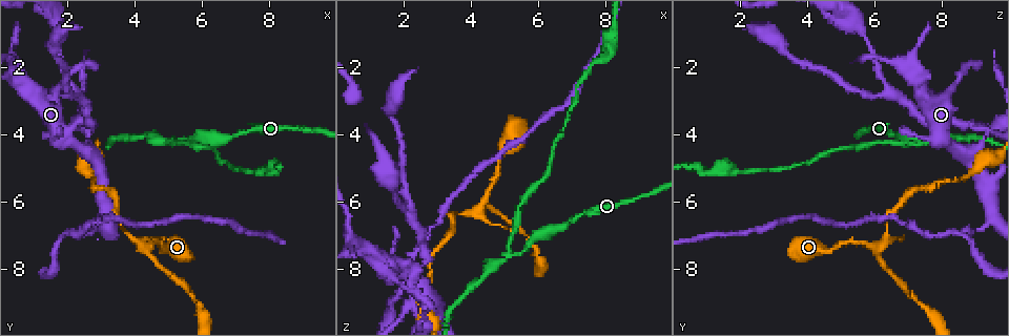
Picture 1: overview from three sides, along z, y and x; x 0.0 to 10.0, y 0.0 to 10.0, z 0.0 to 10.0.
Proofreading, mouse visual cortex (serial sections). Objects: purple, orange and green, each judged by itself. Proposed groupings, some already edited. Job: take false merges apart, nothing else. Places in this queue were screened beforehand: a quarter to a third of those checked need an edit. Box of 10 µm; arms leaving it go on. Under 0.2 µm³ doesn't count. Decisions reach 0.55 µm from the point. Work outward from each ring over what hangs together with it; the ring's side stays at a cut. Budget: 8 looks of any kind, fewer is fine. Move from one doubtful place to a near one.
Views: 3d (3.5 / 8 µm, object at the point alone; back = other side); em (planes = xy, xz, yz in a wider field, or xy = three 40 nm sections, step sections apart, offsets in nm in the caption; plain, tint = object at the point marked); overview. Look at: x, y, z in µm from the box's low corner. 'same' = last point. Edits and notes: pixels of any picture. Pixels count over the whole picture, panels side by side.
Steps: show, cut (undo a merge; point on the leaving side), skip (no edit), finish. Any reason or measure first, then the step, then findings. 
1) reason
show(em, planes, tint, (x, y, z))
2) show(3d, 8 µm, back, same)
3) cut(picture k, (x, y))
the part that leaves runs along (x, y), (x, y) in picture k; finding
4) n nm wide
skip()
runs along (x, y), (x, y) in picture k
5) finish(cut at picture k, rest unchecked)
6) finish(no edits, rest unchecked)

sudden change in width
show(3d, 3.5 µm, (4.40, 7.30, 5.95))

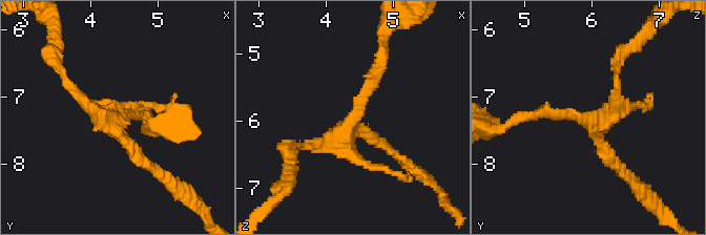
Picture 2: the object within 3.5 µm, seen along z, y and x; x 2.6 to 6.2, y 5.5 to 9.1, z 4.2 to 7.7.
shape alone is not enough
show(em, xy, step 3, tint, (4.40, 7.30, 6.00))

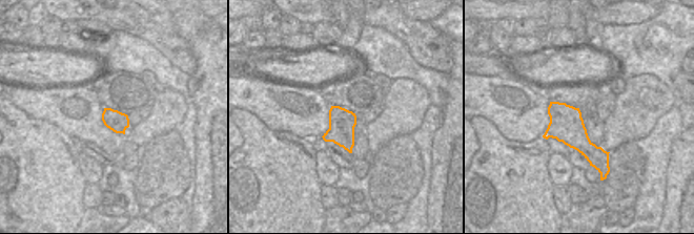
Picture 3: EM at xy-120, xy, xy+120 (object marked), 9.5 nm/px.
skip()
runs along (381, 63), (343, 135), (304, 146) in picture 2; one cell here

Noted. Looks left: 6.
thick turns thin
show(em, xy, step 5, tint, (2.80, 6.80, 9.15))

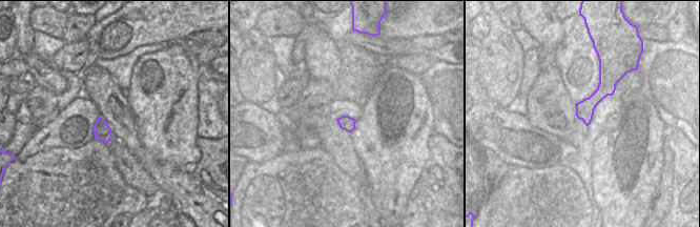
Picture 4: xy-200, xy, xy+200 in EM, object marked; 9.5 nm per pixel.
see where the arms go
show(3d, 3.5 µm, same)

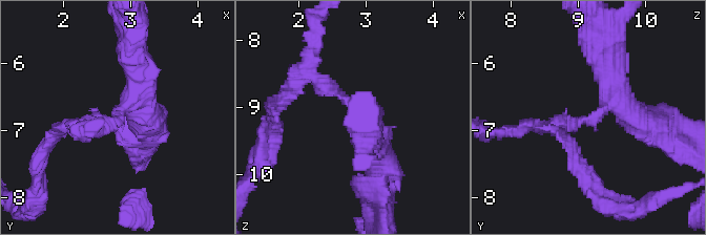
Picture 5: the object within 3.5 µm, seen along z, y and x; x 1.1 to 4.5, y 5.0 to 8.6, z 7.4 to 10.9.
arms of 200, 400 nm
cut(picture 5, (110, 122))
the part that leaves runs along (121, 110), (108, 126), (76, 129) in picture 5; two cells meet here

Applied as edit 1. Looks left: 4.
show(overview)

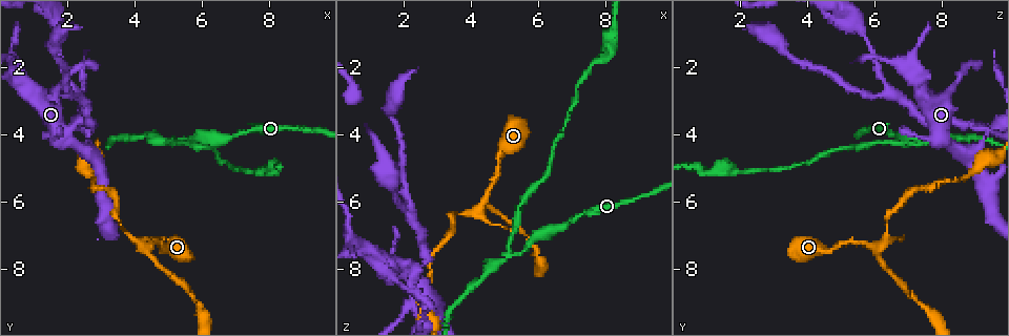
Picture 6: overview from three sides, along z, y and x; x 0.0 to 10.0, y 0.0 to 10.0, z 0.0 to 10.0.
sharp bend
show(em, planes, tint, (2.75, 3.70, 7.80))

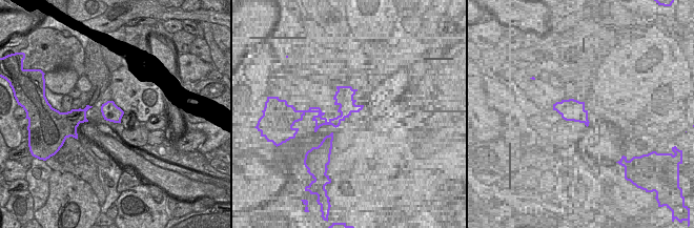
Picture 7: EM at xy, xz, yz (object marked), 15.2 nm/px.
see where the arms go
show(3d, 3.5 µm, same)

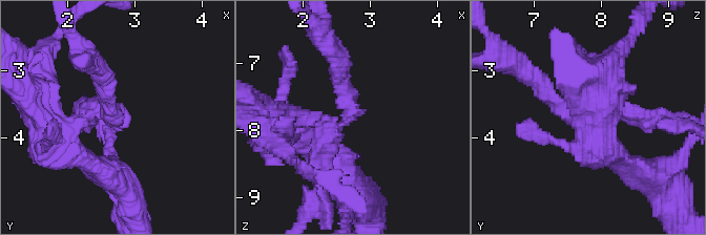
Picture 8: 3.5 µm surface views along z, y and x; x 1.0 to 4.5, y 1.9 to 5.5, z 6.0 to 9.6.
arms of 200, 200, 300 nm
cut(picture 8, (122, 110))
the part that leaves runs along (320, 121), (350, 115), (340, 65) in picture 8; a second cell is stuck on

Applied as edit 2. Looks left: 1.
finish(cut at picture 5, cut at picture 8, rest unchecked)

